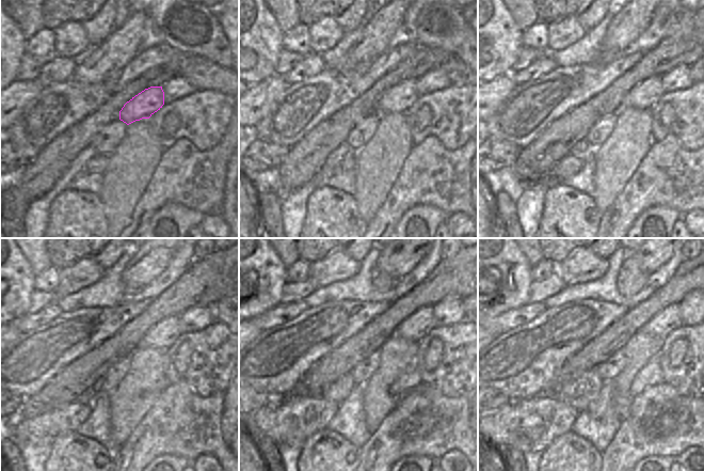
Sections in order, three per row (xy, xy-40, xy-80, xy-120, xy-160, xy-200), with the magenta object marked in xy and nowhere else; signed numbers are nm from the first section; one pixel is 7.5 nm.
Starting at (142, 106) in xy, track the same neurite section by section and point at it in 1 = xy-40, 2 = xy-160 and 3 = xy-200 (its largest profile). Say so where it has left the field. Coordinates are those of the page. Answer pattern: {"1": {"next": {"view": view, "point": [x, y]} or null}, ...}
{"1": {"next": {"view": "xy-40", "point": [381, 106]}}, "2": {"next": {"view": "xy-160", "point": [418, 325]}}, "3": {"next": {"view": "xy-200", "point": [668, 319]}}}

